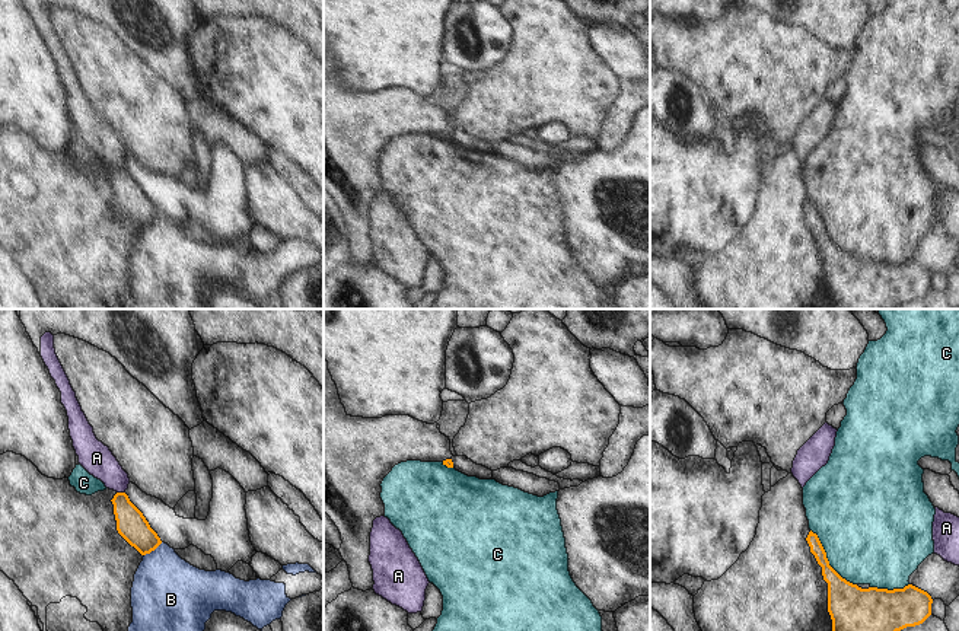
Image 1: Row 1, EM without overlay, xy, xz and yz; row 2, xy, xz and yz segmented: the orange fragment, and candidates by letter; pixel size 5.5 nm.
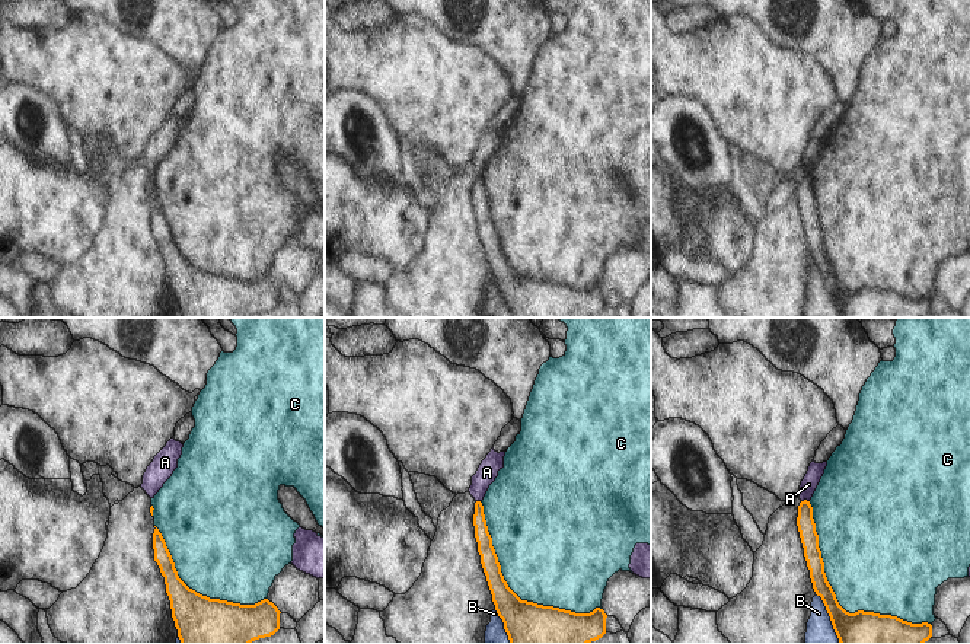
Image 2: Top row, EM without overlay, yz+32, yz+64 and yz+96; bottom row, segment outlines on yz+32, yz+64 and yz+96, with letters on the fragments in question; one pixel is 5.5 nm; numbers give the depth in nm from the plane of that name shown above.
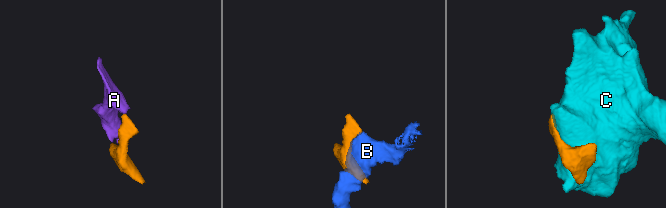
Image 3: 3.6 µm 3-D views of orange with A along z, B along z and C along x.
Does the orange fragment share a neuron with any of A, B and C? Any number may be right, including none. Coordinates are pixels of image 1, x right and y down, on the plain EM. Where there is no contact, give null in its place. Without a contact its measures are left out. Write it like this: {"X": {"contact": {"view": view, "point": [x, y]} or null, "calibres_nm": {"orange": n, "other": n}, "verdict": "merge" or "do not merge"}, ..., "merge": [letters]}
{"A": {"contact": {"view": "xy", "point": [121, 166]}, "calibres_nm": {"orange": 170, "other": 170}, "verdict": "merge"}, "B": {"contact": {"view": "xy", "point": [153, 223]}, "calibres_nm": {"orange": 170, "other": 400}, "verdict": "do not merge"}, "C": {"contact": {"view": "yz", "point": [827, 233]}, "calibres_nm": {"orange": 200, "other": 480}, "verdict": "do not merge"}, "merge": ["A"]}

